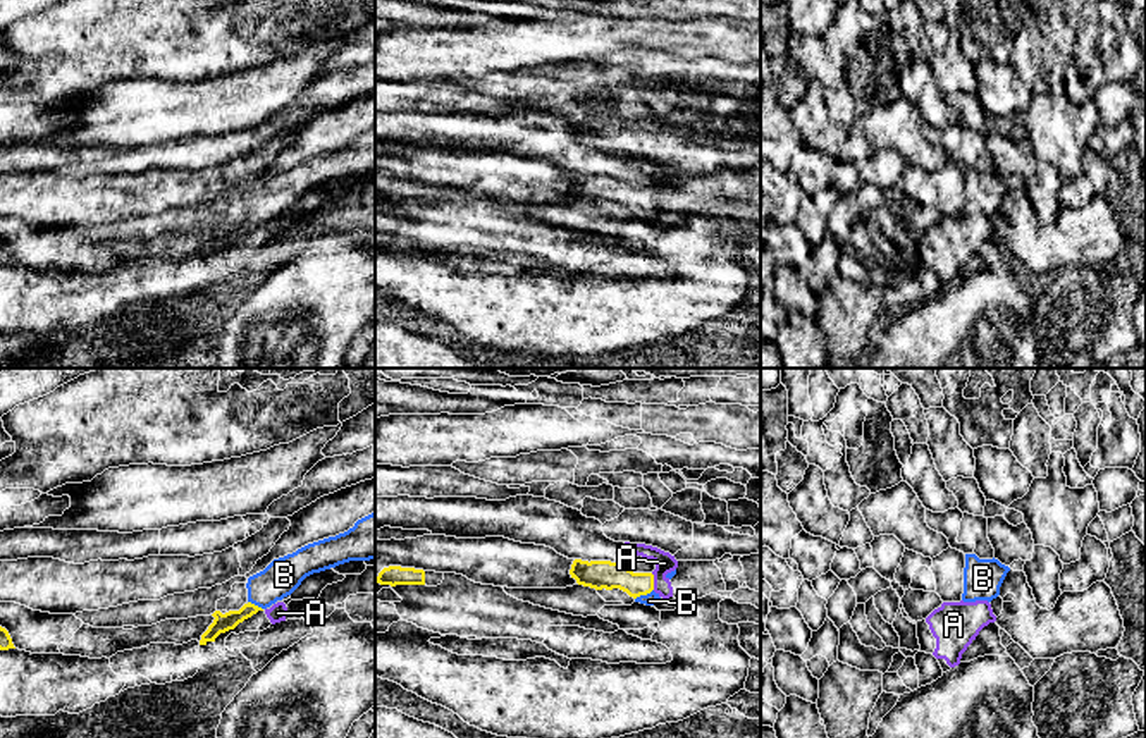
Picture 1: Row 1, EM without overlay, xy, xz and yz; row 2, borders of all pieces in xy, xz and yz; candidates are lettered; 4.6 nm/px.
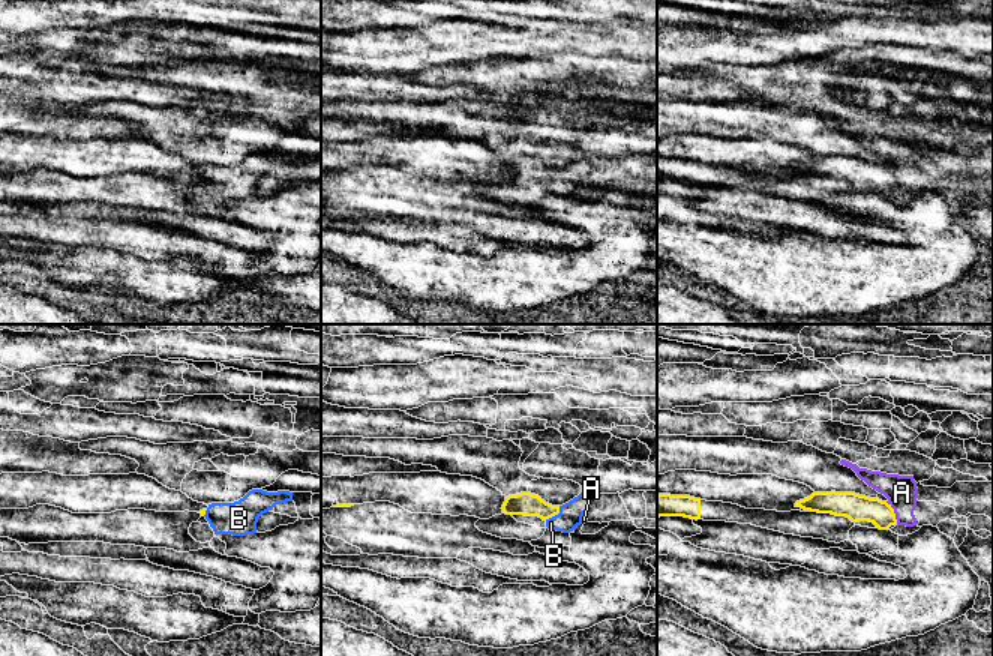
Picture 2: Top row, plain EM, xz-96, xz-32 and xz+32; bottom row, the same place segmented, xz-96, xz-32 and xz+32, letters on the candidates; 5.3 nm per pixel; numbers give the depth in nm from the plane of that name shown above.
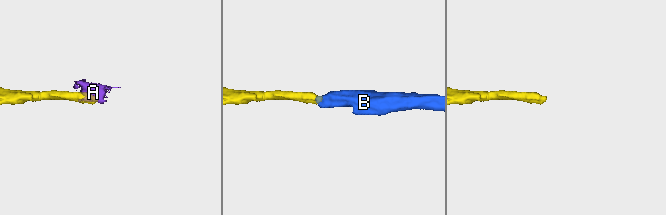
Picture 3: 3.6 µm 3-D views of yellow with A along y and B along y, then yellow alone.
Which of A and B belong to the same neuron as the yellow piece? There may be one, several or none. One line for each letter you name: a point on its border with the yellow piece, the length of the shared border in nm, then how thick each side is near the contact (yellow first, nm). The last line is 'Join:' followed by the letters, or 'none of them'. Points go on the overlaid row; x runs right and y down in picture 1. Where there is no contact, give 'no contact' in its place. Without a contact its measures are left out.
B: xz (644, 594) | 100 nm | 130/60 nm
Join: B

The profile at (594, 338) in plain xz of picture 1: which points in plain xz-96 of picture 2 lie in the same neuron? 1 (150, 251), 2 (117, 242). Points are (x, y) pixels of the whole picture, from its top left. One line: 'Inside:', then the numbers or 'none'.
Inside: none

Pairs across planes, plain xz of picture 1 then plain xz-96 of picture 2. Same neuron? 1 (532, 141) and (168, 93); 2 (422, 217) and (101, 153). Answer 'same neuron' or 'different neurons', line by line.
1: different neurons
2: different neurons

